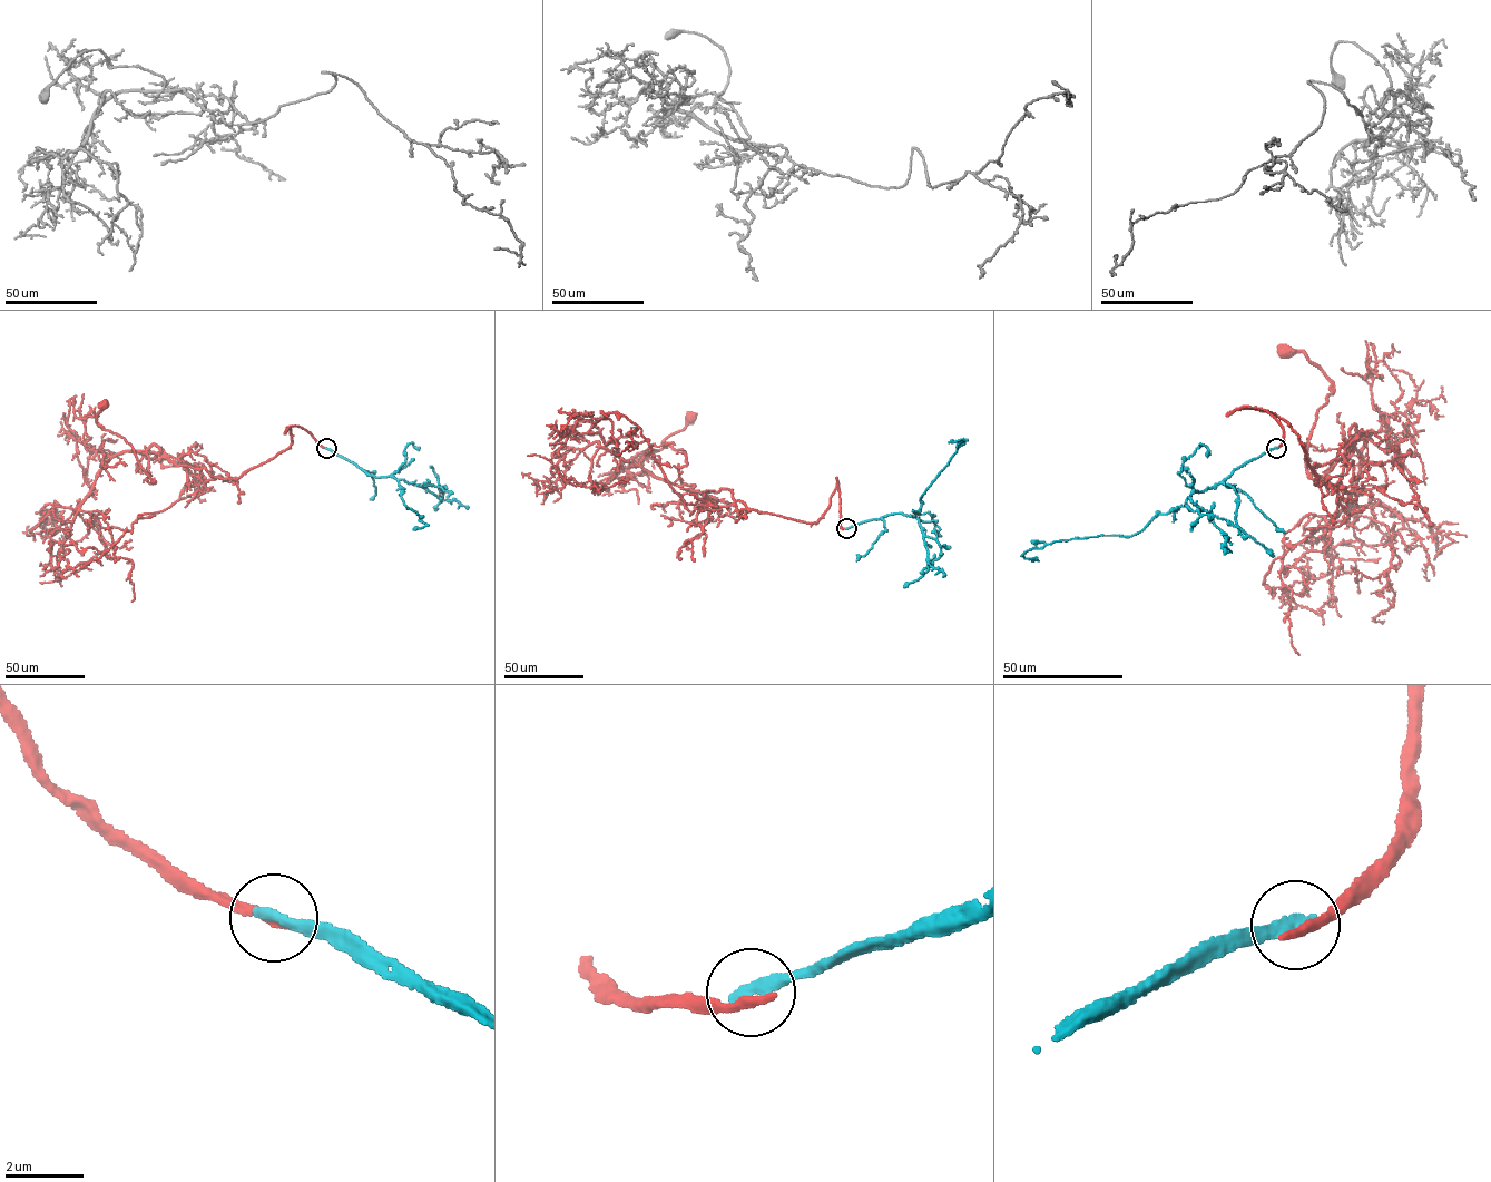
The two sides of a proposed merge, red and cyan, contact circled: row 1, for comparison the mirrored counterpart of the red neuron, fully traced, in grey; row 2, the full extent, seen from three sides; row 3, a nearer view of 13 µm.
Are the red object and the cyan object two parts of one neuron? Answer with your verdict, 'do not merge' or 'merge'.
do not merge

